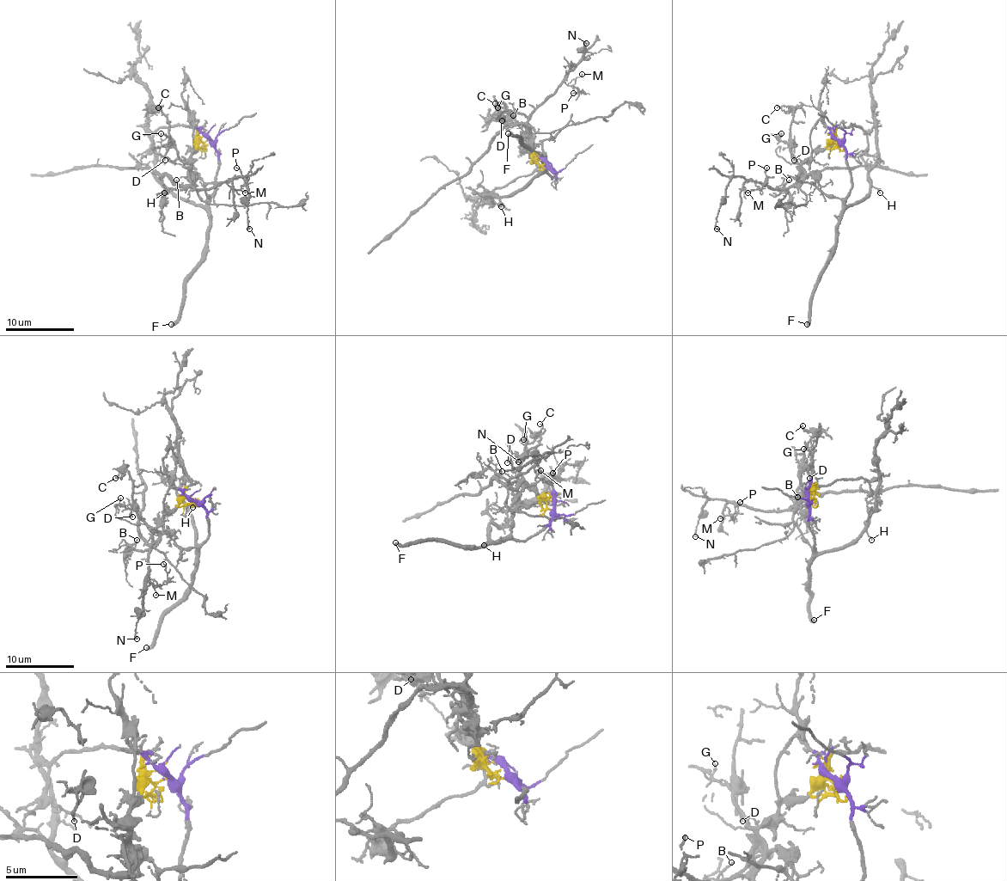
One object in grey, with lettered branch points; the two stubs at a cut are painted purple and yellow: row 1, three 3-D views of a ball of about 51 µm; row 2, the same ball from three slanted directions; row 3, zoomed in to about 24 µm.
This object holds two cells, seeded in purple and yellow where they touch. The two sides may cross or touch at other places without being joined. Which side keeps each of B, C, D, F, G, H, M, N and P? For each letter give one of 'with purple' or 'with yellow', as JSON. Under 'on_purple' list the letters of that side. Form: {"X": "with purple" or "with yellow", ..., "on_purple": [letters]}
{"B": "with yellow", "C": "with yellow", "D": "with yellow", "F": "with purple", "G": "with yellow", "H": "with purple", "M": "with yellow", "N": "with yellow", "P": "with yellow", "on_purple": ["F", "H"]}

